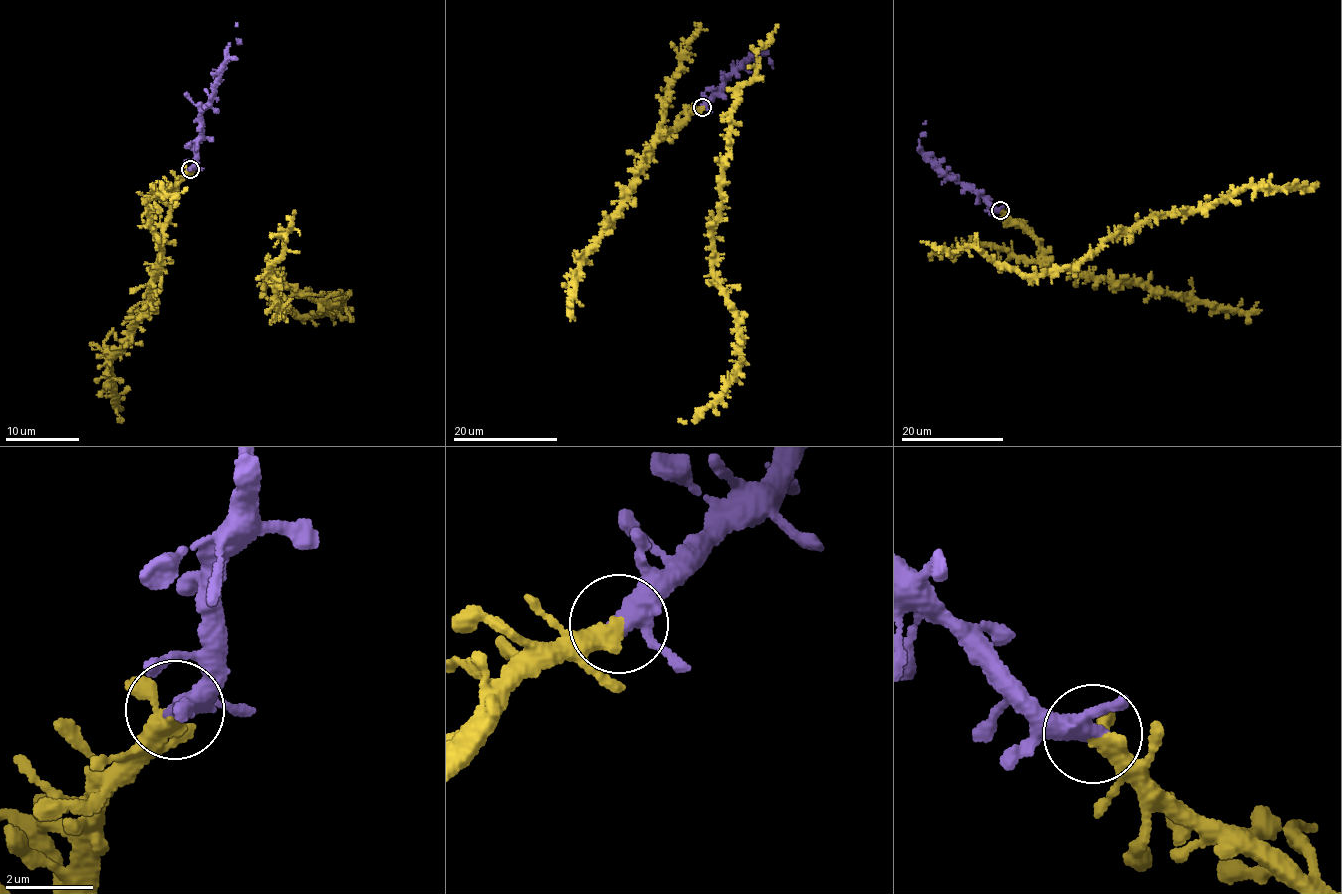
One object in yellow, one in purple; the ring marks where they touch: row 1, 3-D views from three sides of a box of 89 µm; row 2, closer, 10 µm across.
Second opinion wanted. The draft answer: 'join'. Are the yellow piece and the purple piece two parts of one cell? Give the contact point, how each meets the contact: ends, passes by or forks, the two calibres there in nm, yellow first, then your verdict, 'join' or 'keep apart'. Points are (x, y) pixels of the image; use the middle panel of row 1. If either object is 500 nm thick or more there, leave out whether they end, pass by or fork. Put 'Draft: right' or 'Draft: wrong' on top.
Draft: right
place (702, 107); yellow passes by; purple passes by; calibres 320 and 380 nm; join

